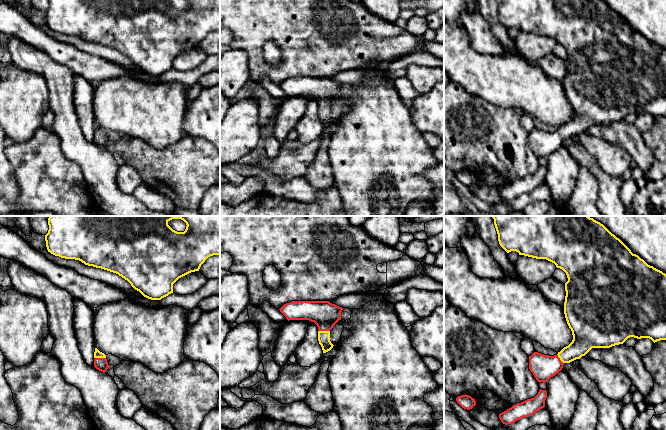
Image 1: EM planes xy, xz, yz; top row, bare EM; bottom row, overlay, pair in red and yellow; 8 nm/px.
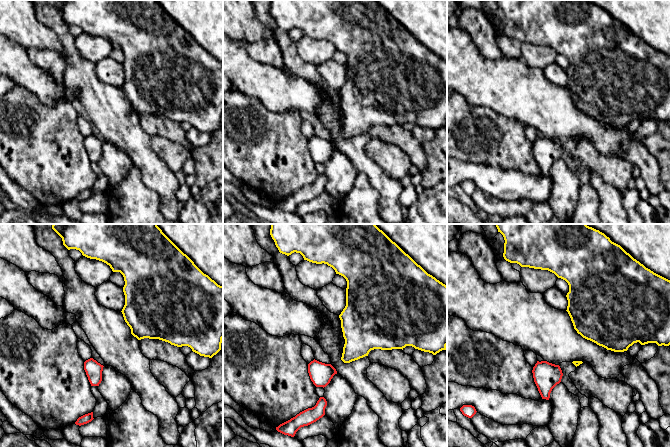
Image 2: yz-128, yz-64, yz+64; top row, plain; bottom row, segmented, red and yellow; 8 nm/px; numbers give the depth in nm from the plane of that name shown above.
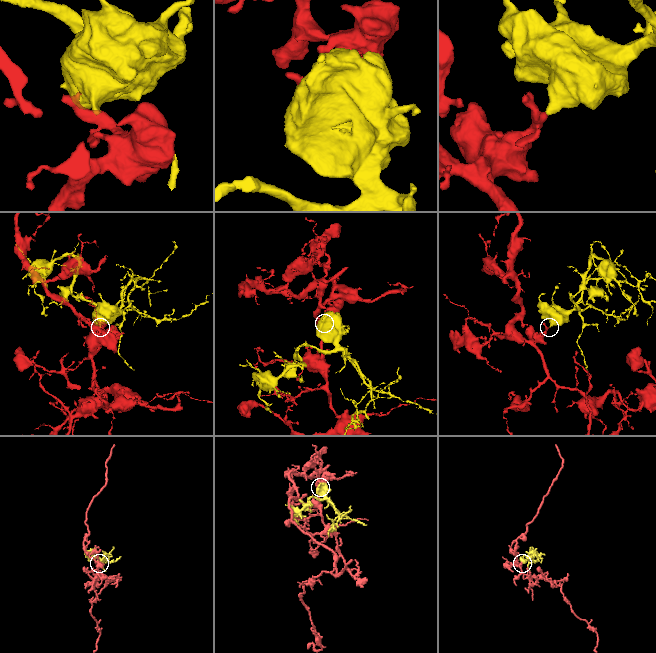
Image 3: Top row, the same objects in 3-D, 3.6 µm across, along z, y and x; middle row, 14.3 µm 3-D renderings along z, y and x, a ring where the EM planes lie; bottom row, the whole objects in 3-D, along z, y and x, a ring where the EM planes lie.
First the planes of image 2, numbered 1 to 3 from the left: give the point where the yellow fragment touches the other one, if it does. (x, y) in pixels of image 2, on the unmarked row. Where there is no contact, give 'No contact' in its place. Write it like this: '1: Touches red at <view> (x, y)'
1: No contact
2: No contact
3: No contact

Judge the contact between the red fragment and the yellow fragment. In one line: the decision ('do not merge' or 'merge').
merge

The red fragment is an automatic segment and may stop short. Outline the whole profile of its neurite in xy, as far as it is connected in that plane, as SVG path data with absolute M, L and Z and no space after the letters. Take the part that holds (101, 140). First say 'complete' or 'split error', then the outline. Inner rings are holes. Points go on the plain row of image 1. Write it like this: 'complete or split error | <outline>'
split error | M95 124L95 128L94 128L94 143L105 149L107 147L107 145L109 144L107 135L106 135L106 131L102 128L100 128L97 124Z

